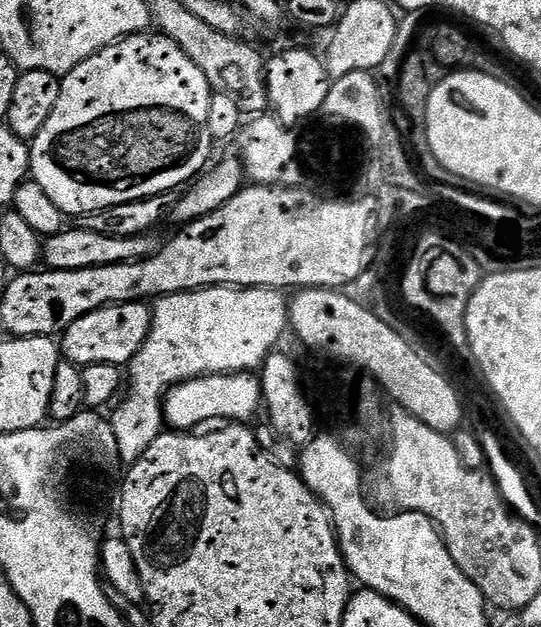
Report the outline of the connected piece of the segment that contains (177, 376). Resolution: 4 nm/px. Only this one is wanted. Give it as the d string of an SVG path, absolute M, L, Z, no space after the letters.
M221 286L200 288L197 292L179 292L159 297L152 308L152 329L138 354L126 365L126 392L128 397L110 416L114 438L118 446L118 457L131 466L146 454L150 442L165 431L164 398L176 387L200 376L222 376L234 372L252 372L259 369L272 355L274 346L284 336L284 328L289 327L289 301L278 288L238 288Z

